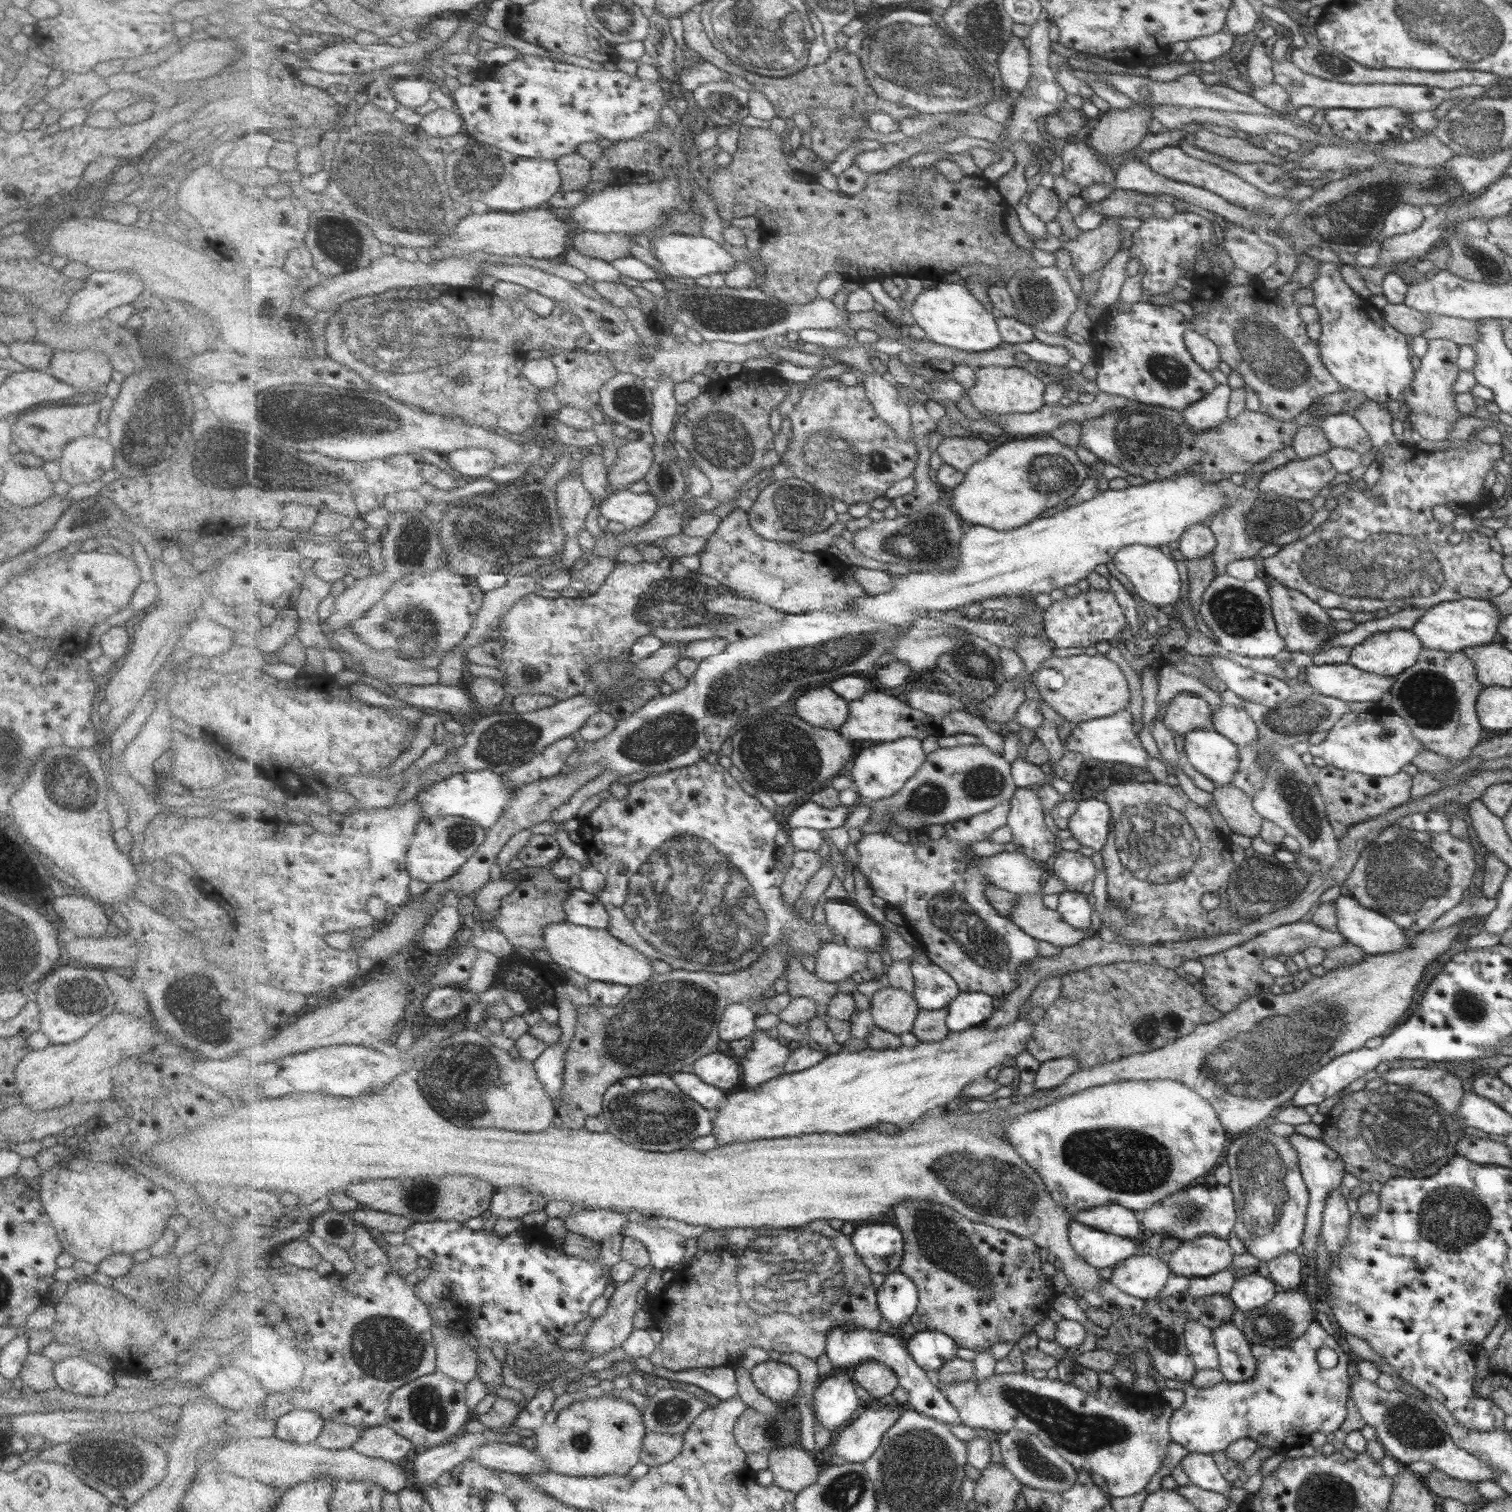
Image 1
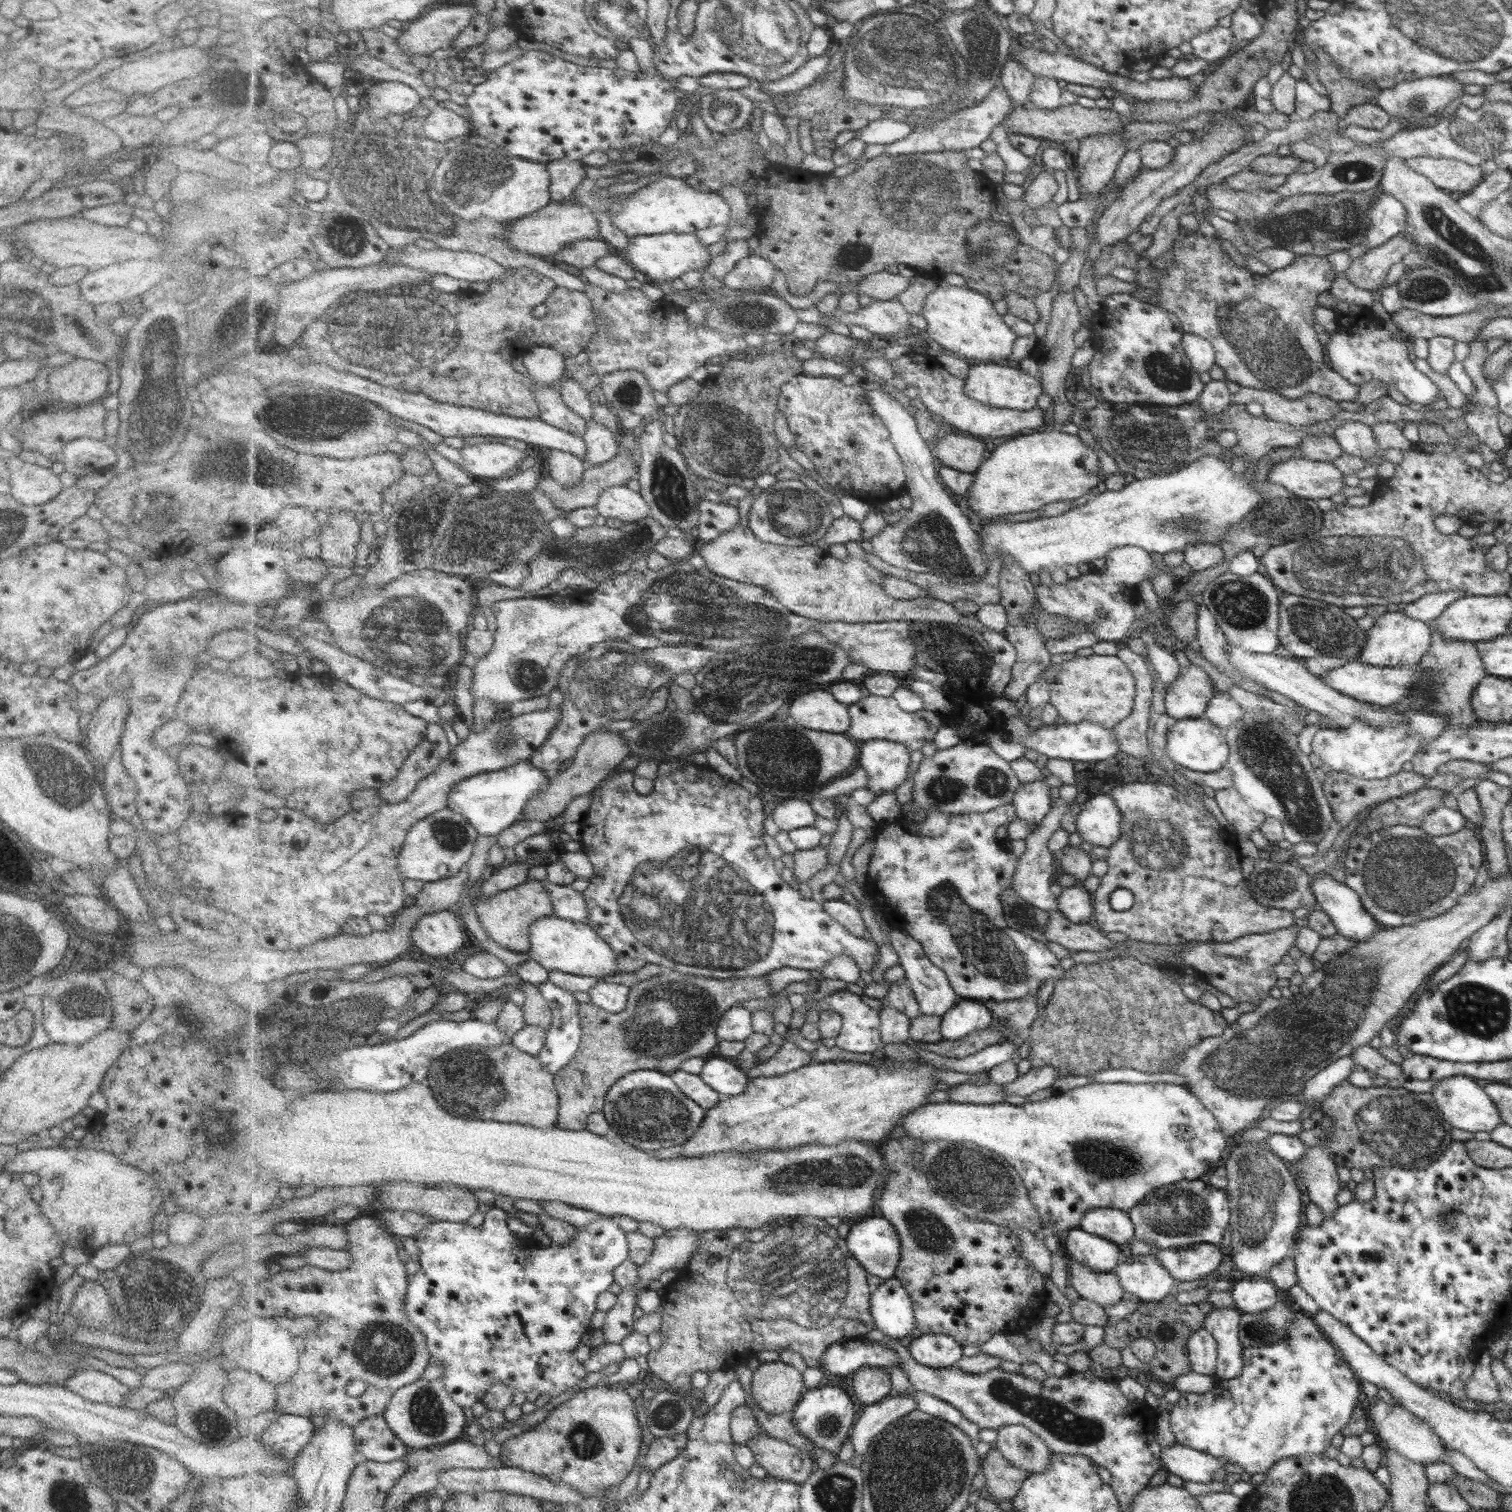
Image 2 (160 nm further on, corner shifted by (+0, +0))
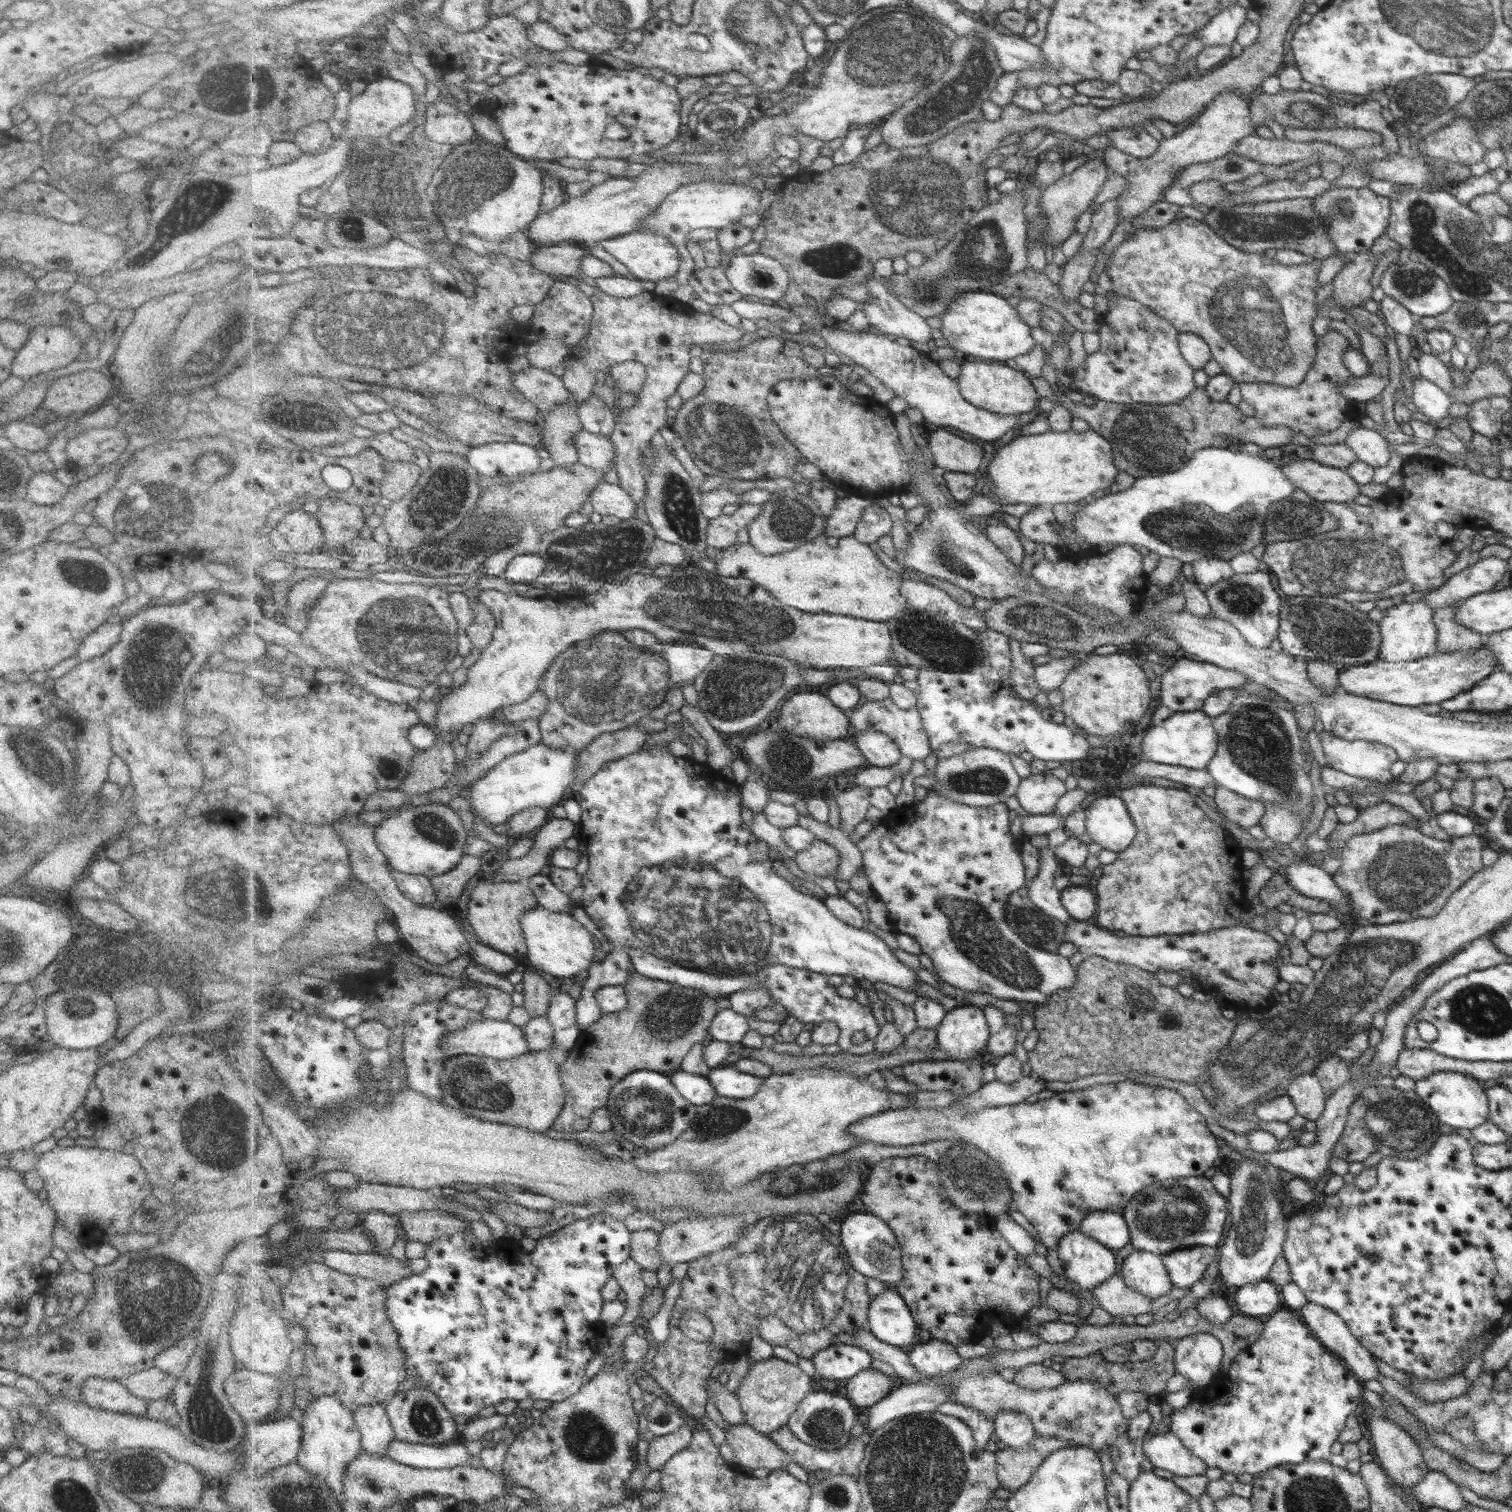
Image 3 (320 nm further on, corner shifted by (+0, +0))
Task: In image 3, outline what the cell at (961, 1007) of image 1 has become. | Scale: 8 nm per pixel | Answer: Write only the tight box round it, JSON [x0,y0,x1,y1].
[938,1004,991,1062]

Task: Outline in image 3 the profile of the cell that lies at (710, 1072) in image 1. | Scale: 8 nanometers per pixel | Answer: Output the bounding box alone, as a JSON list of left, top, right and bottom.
[708,1065,768,1100]

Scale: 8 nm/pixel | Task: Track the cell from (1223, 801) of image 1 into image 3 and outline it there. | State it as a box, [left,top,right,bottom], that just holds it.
[1211,786,1266,829]

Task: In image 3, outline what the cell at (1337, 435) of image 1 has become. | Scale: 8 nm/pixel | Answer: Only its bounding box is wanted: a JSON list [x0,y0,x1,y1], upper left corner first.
[1344,426,1390,468]

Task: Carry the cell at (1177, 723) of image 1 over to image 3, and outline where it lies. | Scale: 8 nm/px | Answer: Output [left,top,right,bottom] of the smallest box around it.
[1161,657,1248,712]

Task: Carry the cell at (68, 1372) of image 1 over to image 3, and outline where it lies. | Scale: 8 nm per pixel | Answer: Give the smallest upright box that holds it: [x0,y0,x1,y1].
[83,1378,148,1416]

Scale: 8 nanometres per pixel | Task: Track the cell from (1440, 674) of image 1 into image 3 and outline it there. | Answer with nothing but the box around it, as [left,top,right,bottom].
[1434,601,1484,654]

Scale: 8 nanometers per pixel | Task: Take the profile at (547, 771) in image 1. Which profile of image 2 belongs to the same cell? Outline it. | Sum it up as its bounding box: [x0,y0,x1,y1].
[532,639,716,775]

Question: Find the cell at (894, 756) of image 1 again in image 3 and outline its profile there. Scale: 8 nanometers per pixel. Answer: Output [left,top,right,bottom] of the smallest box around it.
[855,730,905,768]

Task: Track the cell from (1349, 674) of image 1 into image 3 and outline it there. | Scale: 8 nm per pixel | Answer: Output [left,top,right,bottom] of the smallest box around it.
[1339,644,1497,708]

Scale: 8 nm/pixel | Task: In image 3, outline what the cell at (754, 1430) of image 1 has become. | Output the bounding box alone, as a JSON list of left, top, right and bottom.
[709,1378,747,1425]

